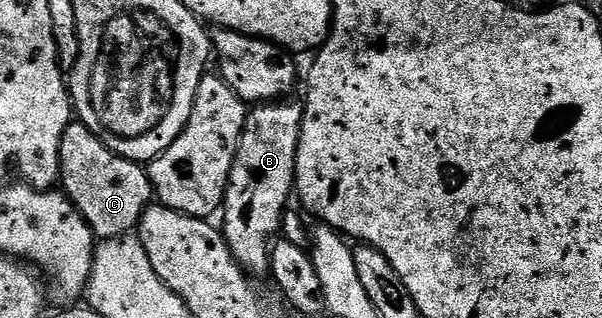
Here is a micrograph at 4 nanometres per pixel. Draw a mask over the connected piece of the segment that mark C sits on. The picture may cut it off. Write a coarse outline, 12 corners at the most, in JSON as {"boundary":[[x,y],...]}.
{"boundary":[[80,121],[64,129],[61,190],[99,240],[151,206],[147,168]]}

